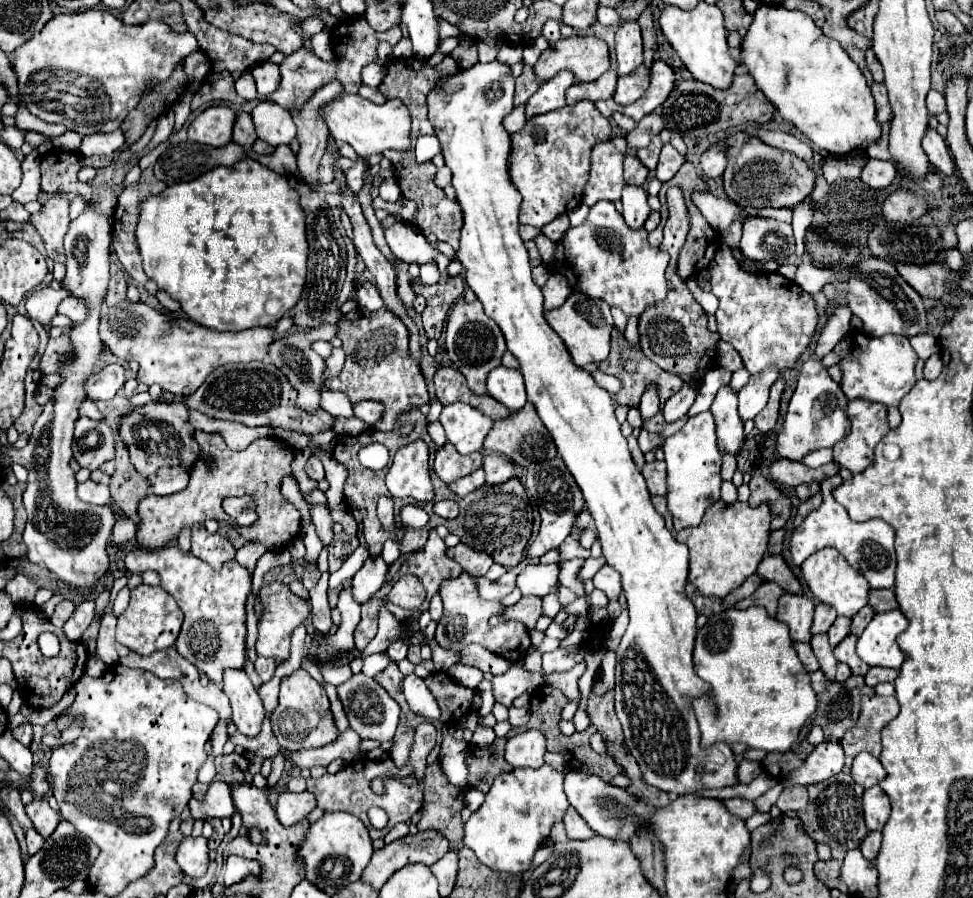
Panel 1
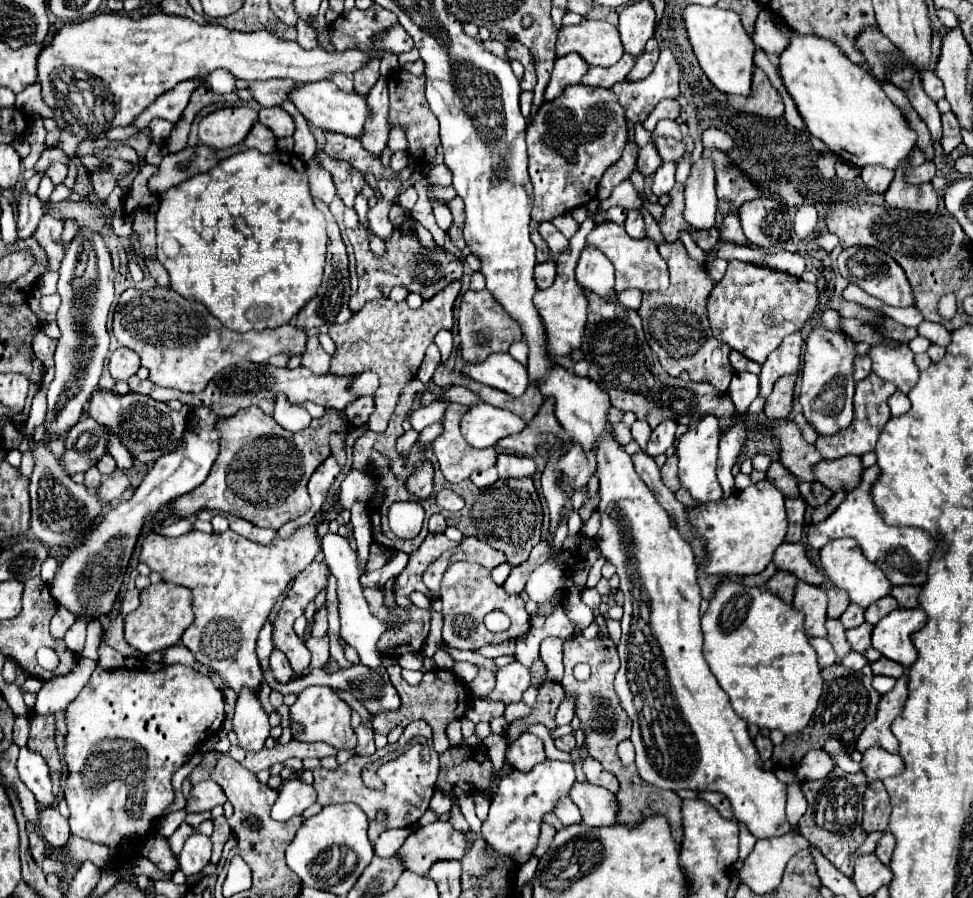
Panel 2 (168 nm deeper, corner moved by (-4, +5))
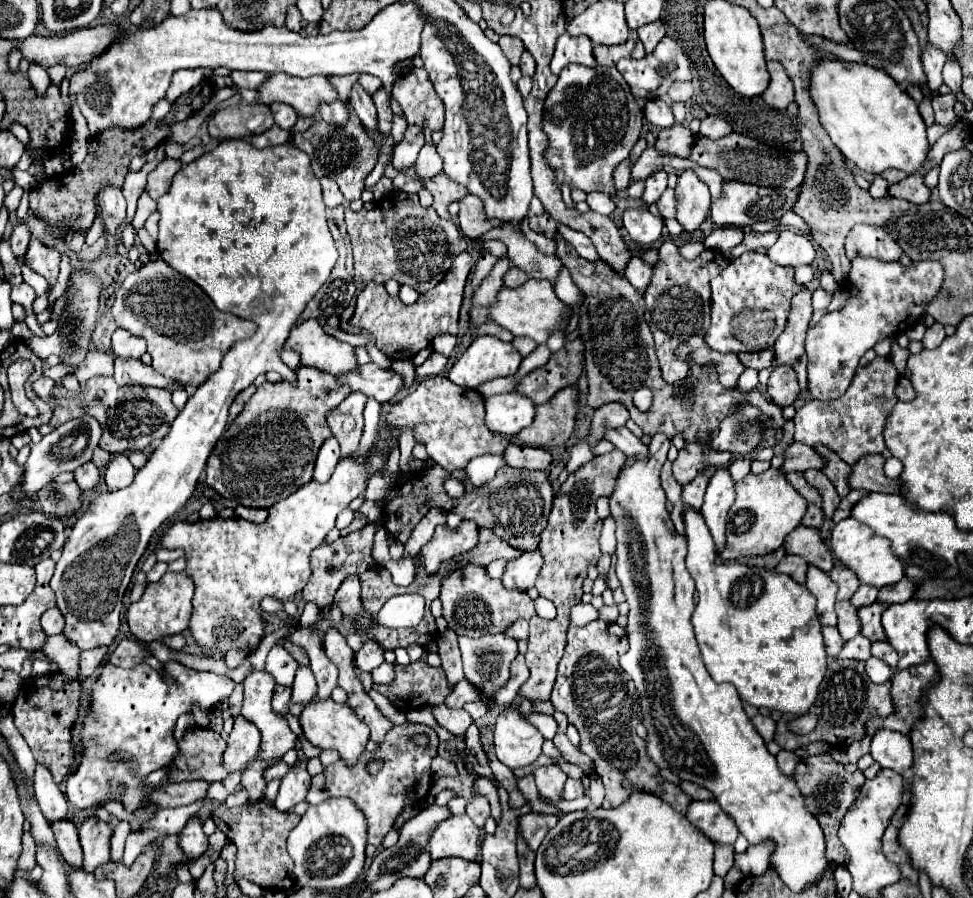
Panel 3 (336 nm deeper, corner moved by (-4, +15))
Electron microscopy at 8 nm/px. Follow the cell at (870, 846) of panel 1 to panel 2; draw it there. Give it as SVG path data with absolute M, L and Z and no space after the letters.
M885 832L883 838L879 840L877 848L875 848L875 856L877 856L883 864L889 864L891 854L893 854L893 848L895 848L895 838L893 838L889 832Z

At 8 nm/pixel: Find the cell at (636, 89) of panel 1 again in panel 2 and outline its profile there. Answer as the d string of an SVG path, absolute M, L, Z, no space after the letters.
M655 50L655 52L643 52L635 60L633 70L627 74L627 80L629 82L641 82L643 78L647 78L651 74L651 70L655 68L655 64L657 64L657 56L659 56L659 50Z

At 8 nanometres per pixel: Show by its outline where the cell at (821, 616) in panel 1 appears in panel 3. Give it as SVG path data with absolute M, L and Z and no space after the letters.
M843 564L833 566L833 570L829 572L829 576L839 586L837 600L849 600L855 594L855 590L861 586L859 584L859 578L855 576L855 572L851 572L851 568L843 568Z

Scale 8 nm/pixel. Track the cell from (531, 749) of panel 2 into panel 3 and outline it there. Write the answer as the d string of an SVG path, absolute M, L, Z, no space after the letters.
M515 698L513 704L497 716L493 740L497 758L511 770L535 762L545 742L543 734L519 712L519 704L521 700Z

